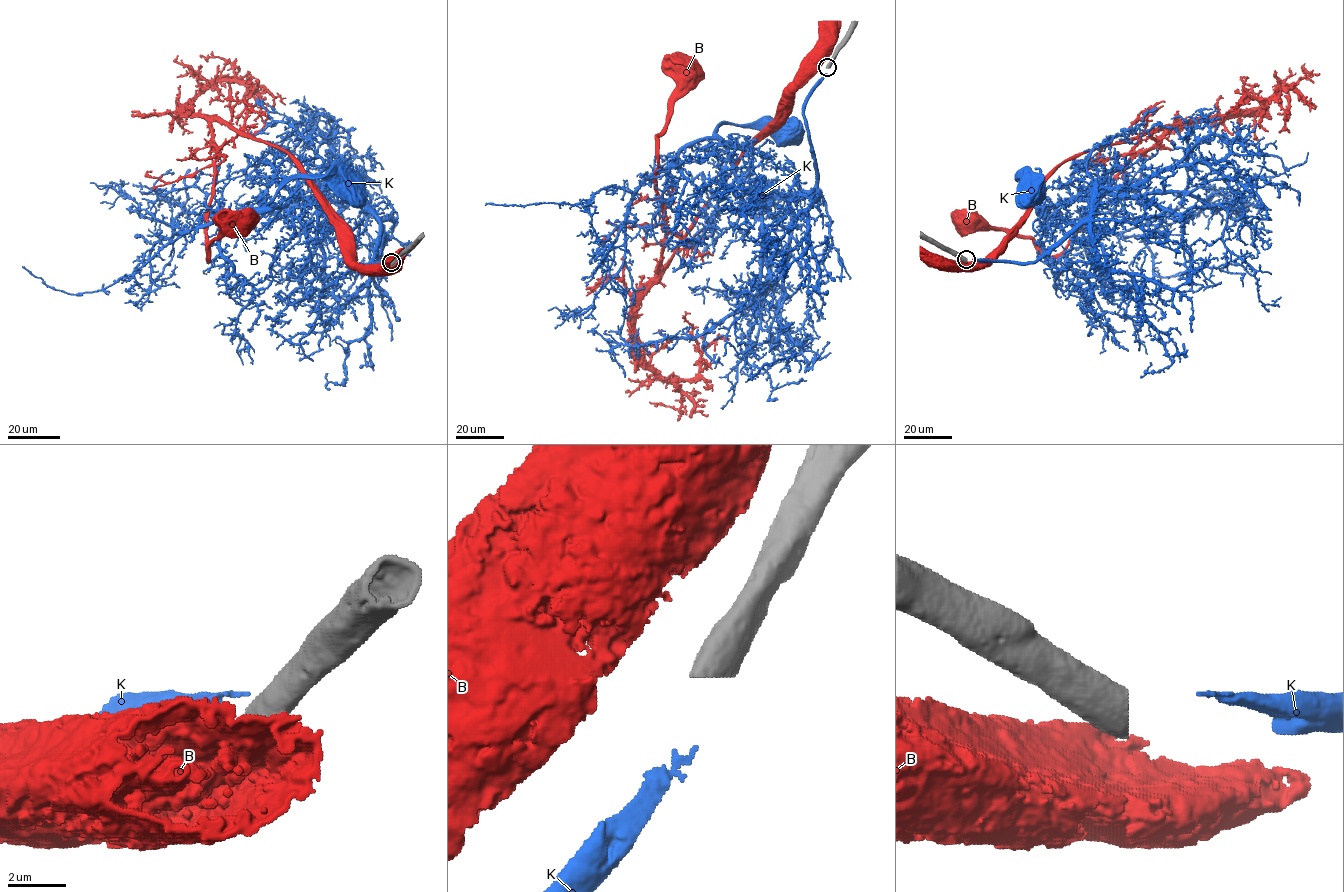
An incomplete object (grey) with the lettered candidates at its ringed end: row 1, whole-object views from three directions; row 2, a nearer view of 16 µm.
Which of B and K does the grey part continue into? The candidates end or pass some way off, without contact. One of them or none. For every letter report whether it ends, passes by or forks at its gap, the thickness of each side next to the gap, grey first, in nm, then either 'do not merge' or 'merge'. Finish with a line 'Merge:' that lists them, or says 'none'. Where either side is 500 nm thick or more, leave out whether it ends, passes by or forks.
B: 800 nm thick on the grey side, 480 nm on the other; do not merge
K: 800 nm thick on the grey side, 160 nm on the other; merge
Merge: K

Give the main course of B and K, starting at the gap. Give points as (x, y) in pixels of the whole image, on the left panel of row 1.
B: (387, 269), (355, 261), (351, 242), (287, 153), (212, 121), (217, 157), (207, 258), (212, 241), (242, 221)
K: (391, 261), (366, 265), (378, 220), (339, 181), (284, 205), (272, 201), (297, 178), (328, 178), (351, 191)

